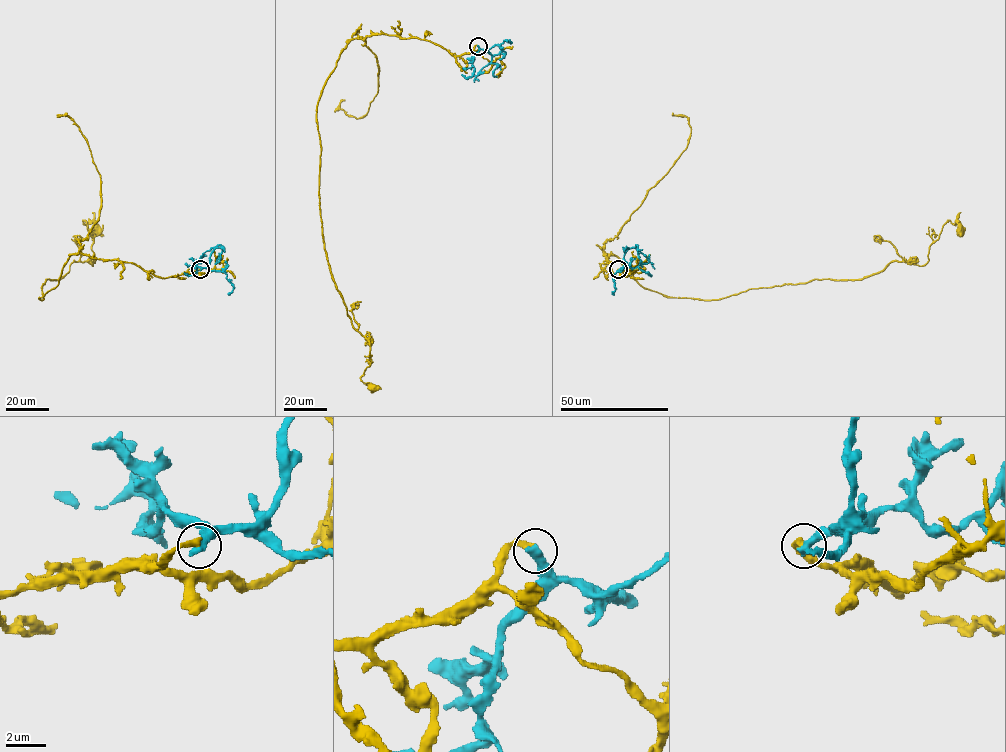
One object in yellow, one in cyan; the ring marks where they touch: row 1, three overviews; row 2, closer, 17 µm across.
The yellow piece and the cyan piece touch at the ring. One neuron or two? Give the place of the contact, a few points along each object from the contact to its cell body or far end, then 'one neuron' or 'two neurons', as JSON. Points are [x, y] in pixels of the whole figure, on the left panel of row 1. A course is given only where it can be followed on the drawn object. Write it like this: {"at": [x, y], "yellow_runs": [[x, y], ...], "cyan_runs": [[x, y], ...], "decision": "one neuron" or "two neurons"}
{"at": [200, 269], "yellow_runs": [[200, 270], [161, 278], [75, 253], [41, 300], [45, 280], [74, 261], [93, 265], [83, 220], [97, 231]], "cyan_runs": [[200, 270], [208, 266], [210, 254], [219, 245], [222, 253], [215, 263], [219, 254]], "decision": "two neurons"}

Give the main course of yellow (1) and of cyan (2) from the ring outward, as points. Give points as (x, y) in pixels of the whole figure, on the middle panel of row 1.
1: (478, 46), (452, 55), (415, 37), (353, 39), (317, 106), (324, 250), (369, 343), (360, 379), (374, 387)
2: (478, 46), (488, 52), (492, 62), (499, 64), (493, 75), (497, 77)

